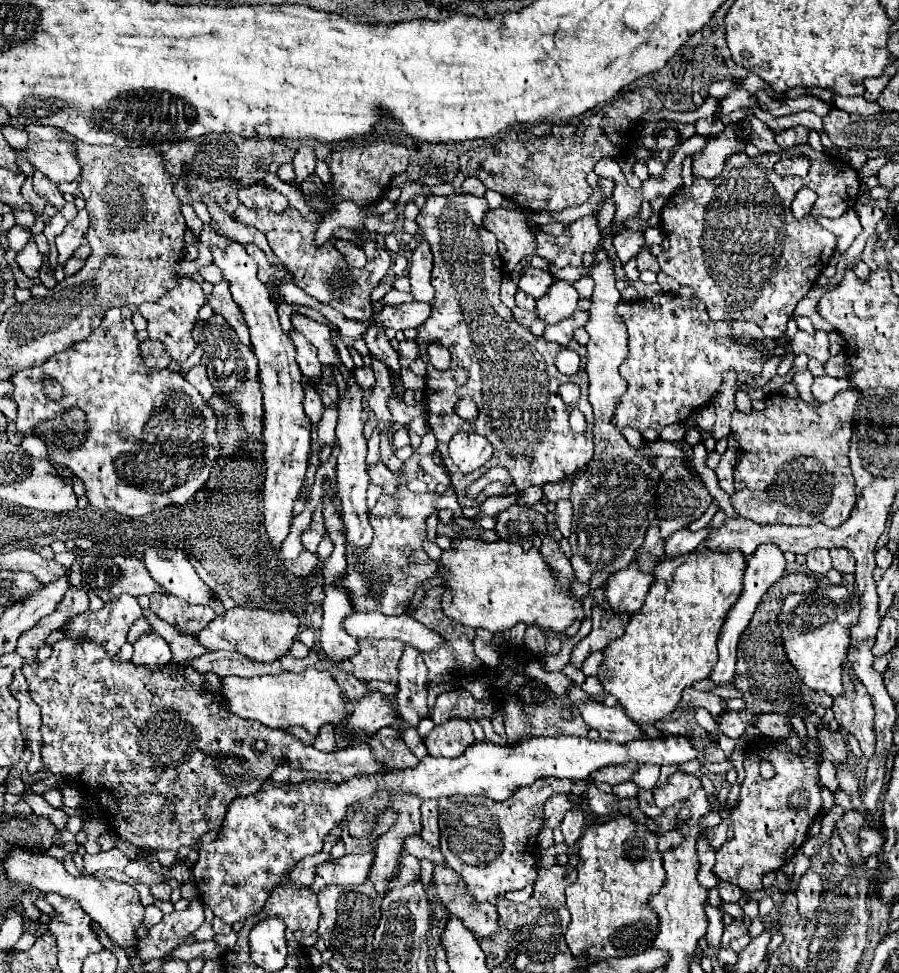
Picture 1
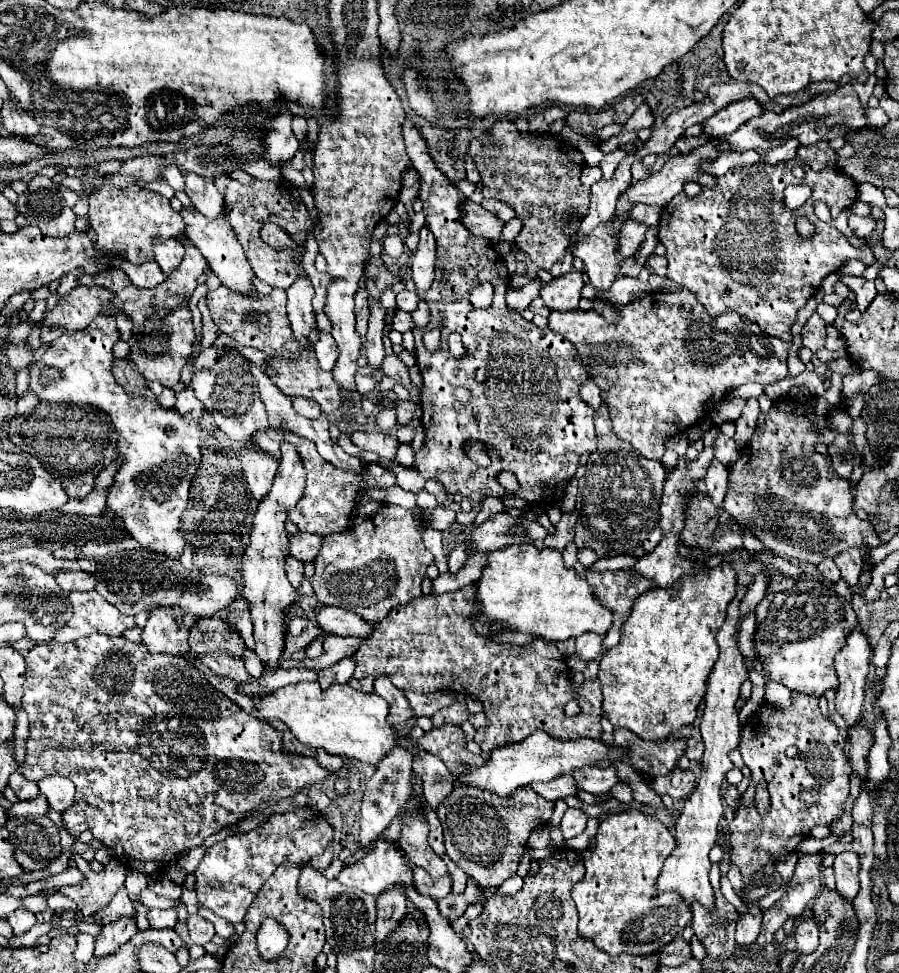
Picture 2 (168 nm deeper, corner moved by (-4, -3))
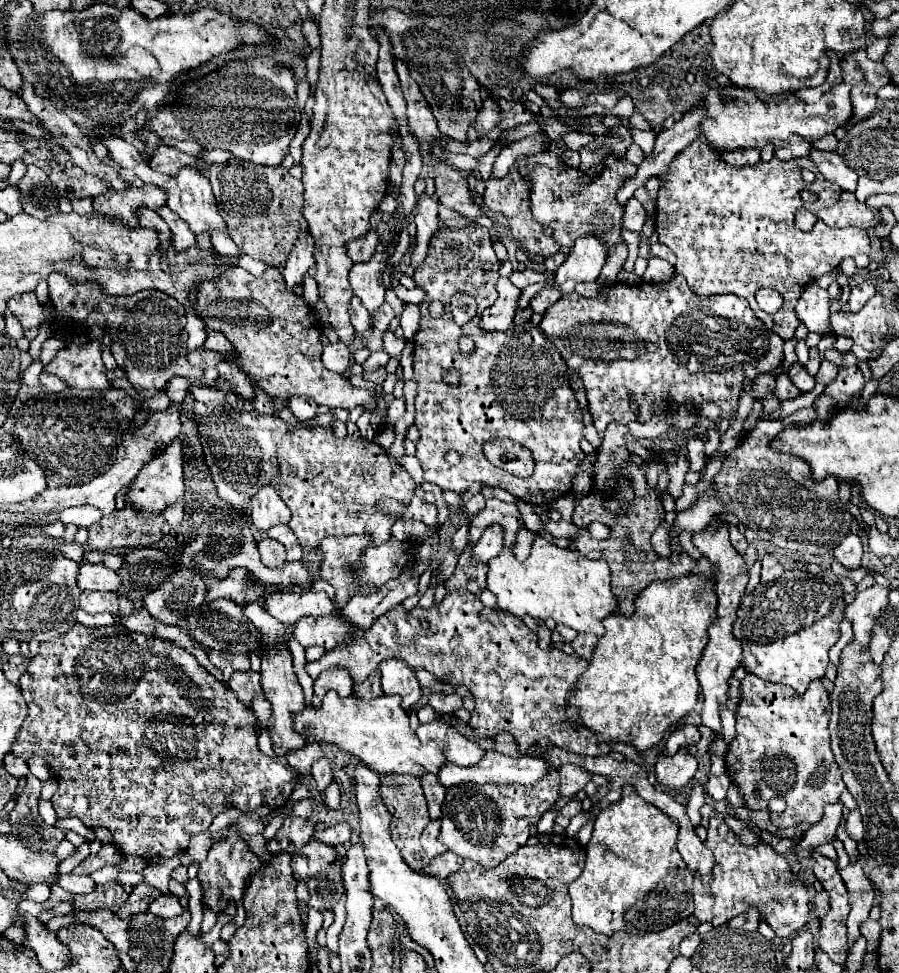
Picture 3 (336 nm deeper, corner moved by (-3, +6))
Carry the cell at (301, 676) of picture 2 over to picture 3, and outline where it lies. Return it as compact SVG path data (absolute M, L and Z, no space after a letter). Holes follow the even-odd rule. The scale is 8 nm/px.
M457 589L449 591L443 601L431 605L429 609L413 607L407 611L403 605L393 607L389 613L385 613L379 621L371 625L365 633L361 633L357 639L353 639L347 645L335 647L333 651L327 651L319 661L307 661L305 671L315 679L323 669L329 669L331 665L343 665L349 669L355 683L367 679L383 659L401 659L407 663L411 671L425 669L433 673L439 679L445 679L453 685L465 685L473 697L475 697L475 711L471 713L469 725L479 737L493 737L499 731L511 731L519 749L529 749L537 739L547 737L553 741L559 749L581 753L581 755L607 755L609 747L607 743L599 741L599 735L587 727L573 727L571 719L567 717L567 699L575 691L575 681L585 673L589 667L589 661L581 659L579 655L567 655L557 645L553 645L549 651L543 651L537 643L537 635L525 627L525 623L511 615L503 613L501 609L485 607L479 599L479 595Z

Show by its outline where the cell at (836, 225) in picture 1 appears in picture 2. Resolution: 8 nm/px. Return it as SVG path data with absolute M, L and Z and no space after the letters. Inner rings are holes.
M852 214L848 218L848 226L860 236L860 238L868 238L876 226L874 218L872 216L858 216L858 214Z

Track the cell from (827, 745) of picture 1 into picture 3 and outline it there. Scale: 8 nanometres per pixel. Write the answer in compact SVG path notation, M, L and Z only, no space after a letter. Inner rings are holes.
M747 673L747 677L741 681L741 705L737 709L737 737L733 743L729 743L729 751L725 757L727 773L729 777L739 785L745 805L749 809L763 809L769 805L773 797L783 797L787 807L782 813L770 812L770 821L775 827L796 827L808 822L816 824L823 817L823 809L829 803L839 803L839 795L845 789L845 783L841 779L839 767L833 759L831 747L829 747L829 693L821 685L821 681L813 681L803 695L799 695L795 689L783 683L769 683L759 679L753 673ZM755 787L761 789L761 797L755 799L753 791Z

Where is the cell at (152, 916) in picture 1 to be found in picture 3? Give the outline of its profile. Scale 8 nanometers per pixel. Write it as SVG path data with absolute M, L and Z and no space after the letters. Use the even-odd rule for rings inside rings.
M165 893L165 895L159 895L155 901L151 901L147 911L161 917L161 919L173 919L183 913L183 907L175 895Z

